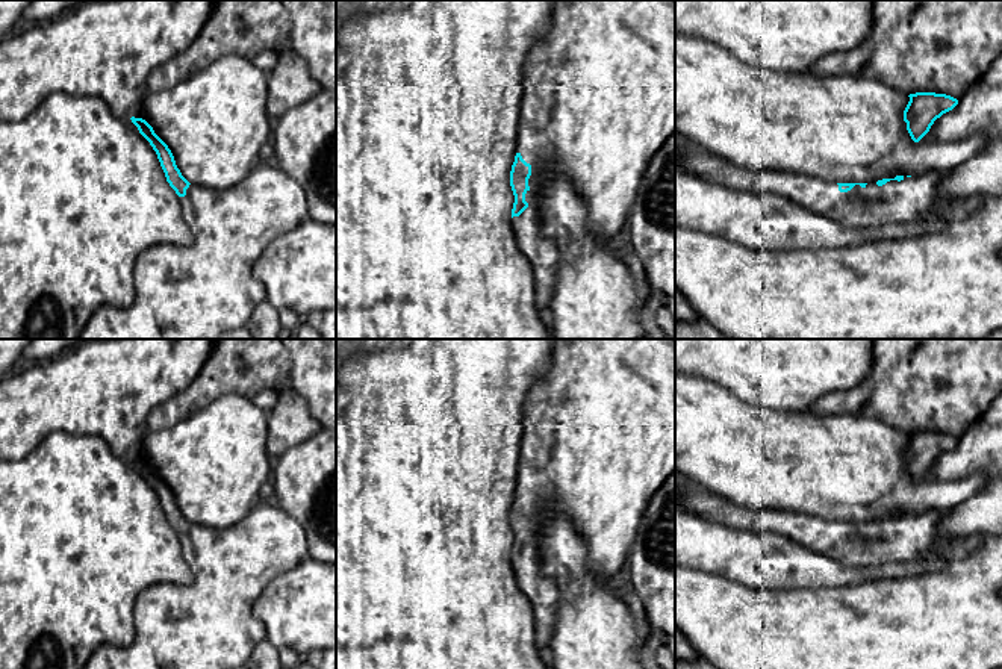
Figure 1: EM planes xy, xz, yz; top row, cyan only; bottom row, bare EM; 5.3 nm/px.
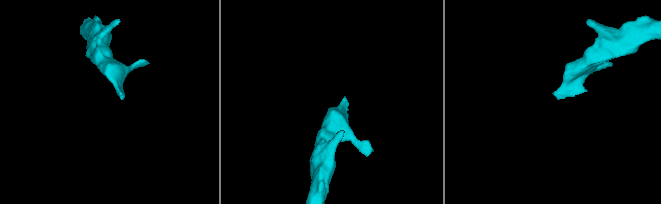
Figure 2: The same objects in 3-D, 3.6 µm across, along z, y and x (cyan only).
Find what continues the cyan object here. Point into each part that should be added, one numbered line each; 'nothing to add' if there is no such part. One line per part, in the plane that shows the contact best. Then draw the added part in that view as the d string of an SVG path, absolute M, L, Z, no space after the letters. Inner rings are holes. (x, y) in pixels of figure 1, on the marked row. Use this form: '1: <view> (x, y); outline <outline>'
1: xz (598, 103); outline M554 0L551 26L546 35L530 50L524 74L524 97L518 126L518 153L531 165L528 179L530 189L525 194L528 207L512 218L516 244L521 253L530 260L536 277L536 306L546 316L549 303L552 301L555 280L559 272L559 250L551 238L542 233L537 194L542 182L555 171L563 171L566 179L581 194L587 209L589 230L605 244L622 244L627 233L627 222L640 186L640 180L646 171L651 157L660 150L663 142L675 130L675 0Z

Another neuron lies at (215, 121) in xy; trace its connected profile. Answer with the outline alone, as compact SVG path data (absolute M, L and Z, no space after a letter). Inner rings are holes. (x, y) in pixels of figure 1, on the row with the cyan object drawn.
M226 54L166 91L147 92L132 117L153 127L191 185L226 191L259 163L259 151L272 136L266 77L251 59Z

